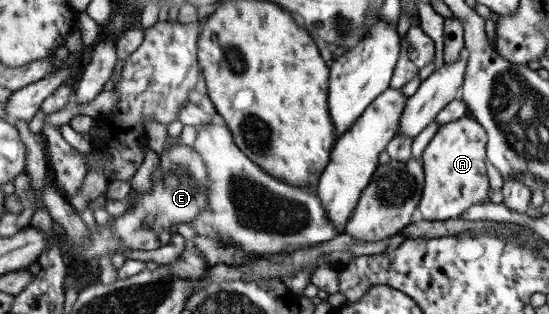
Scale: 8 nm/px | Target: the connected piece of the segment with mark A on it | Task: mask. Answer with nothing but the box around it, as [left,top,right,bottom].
[415,116,490,221]

